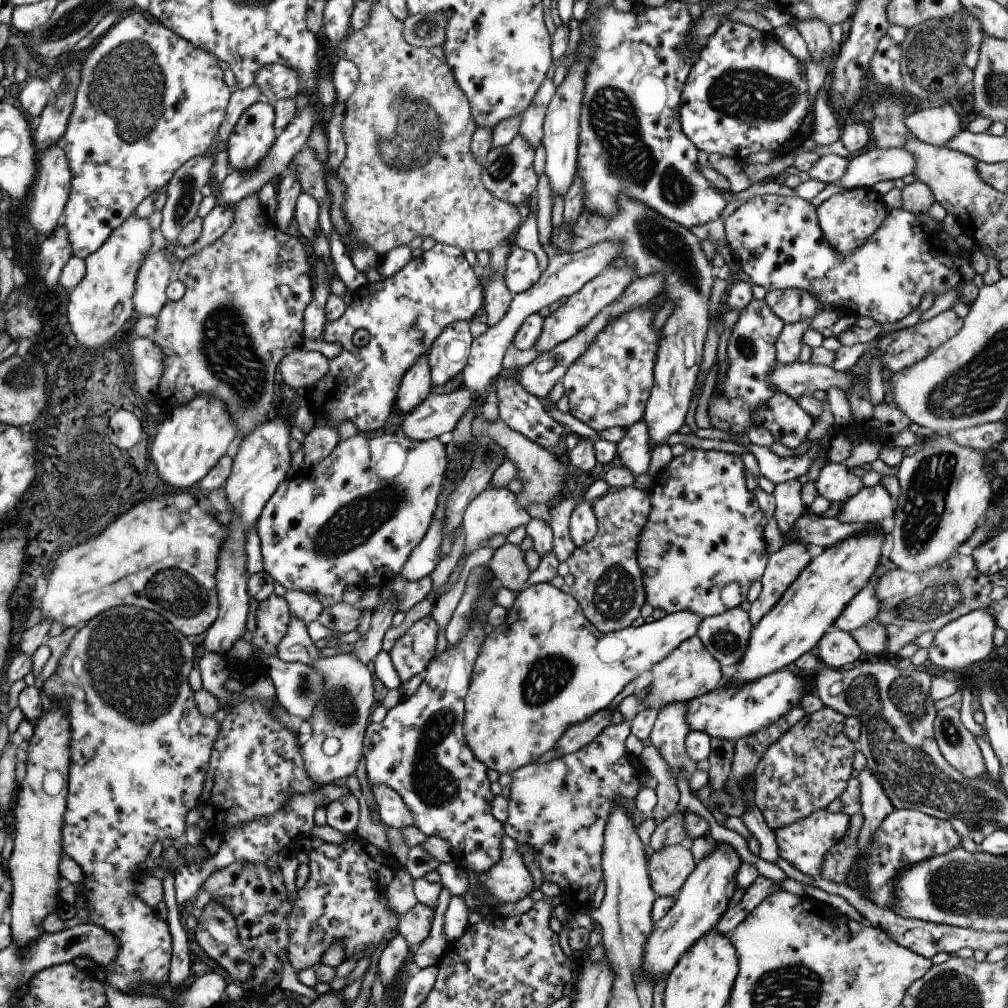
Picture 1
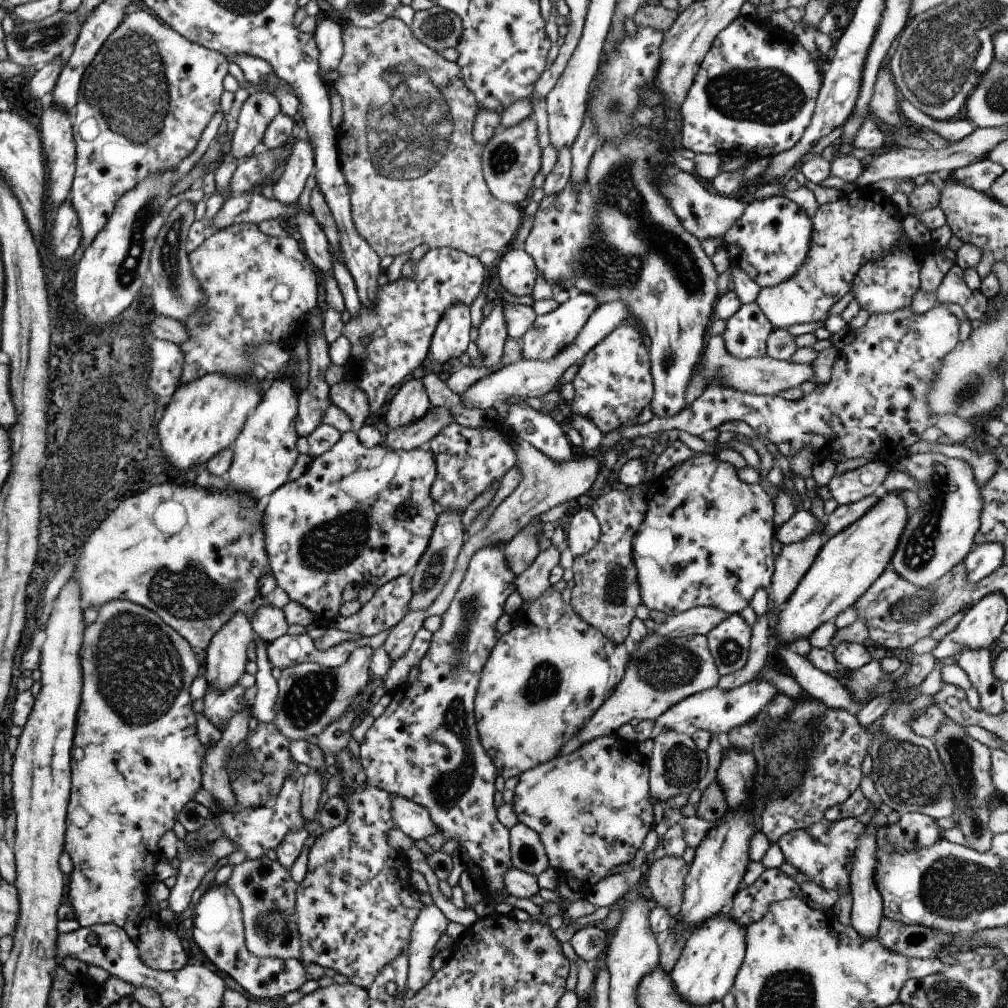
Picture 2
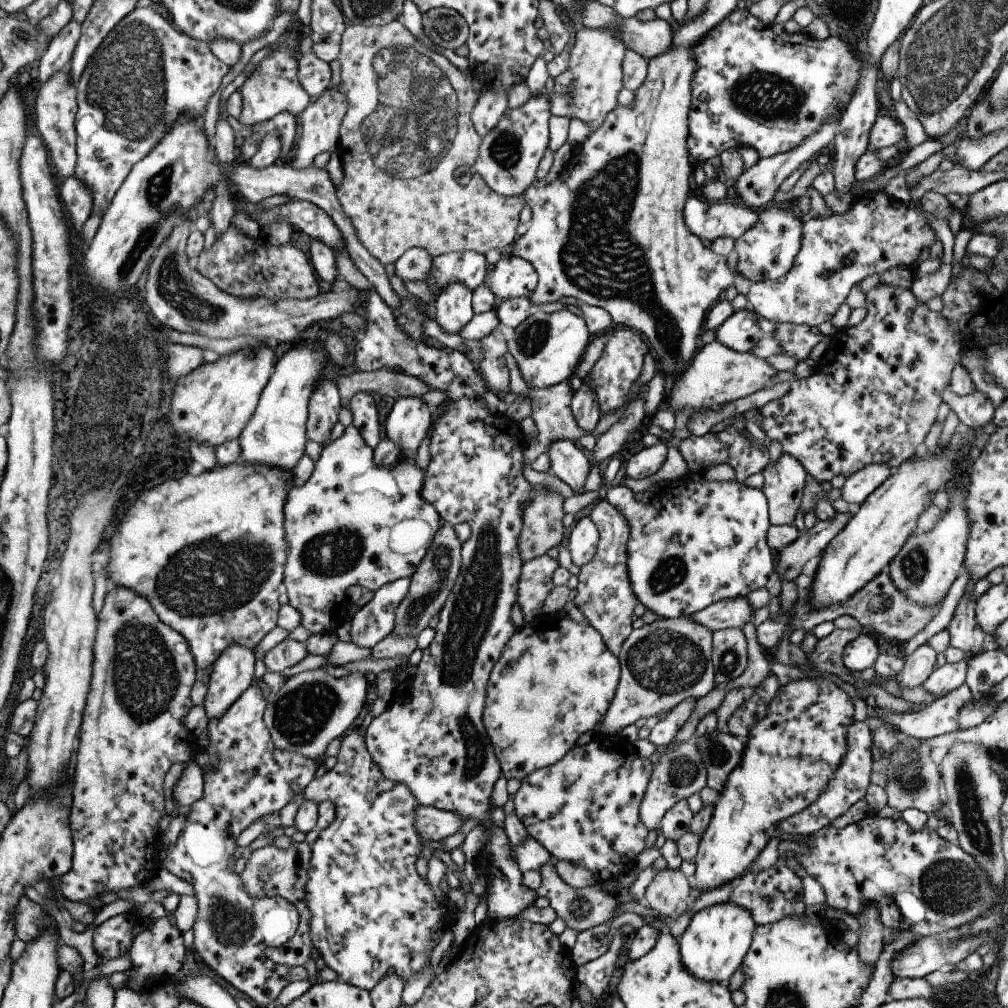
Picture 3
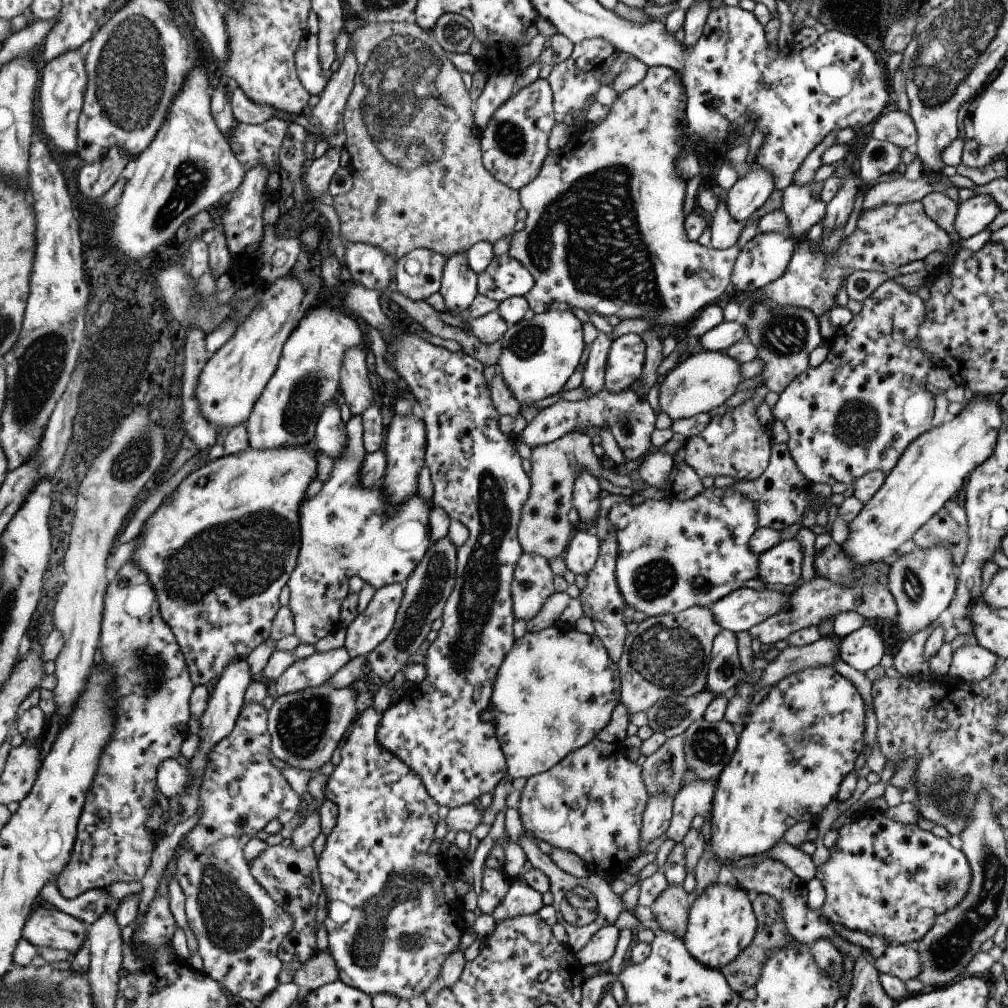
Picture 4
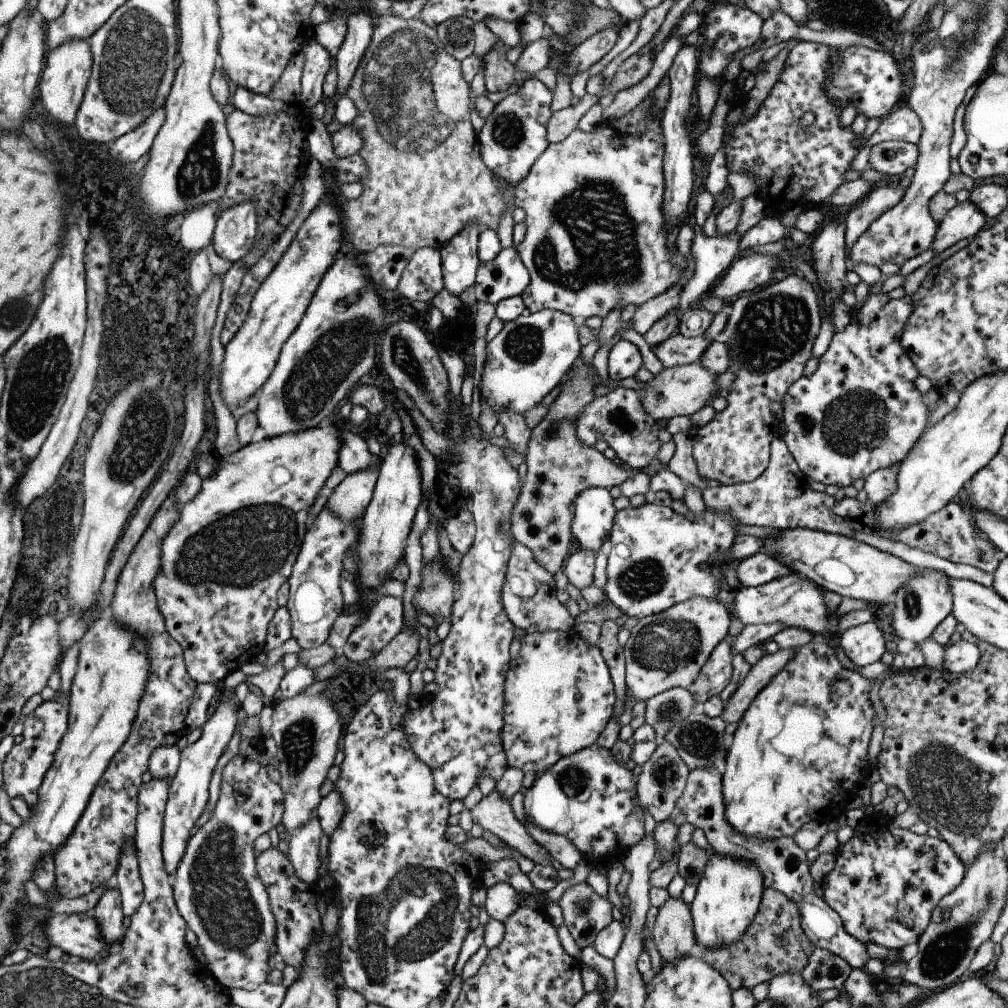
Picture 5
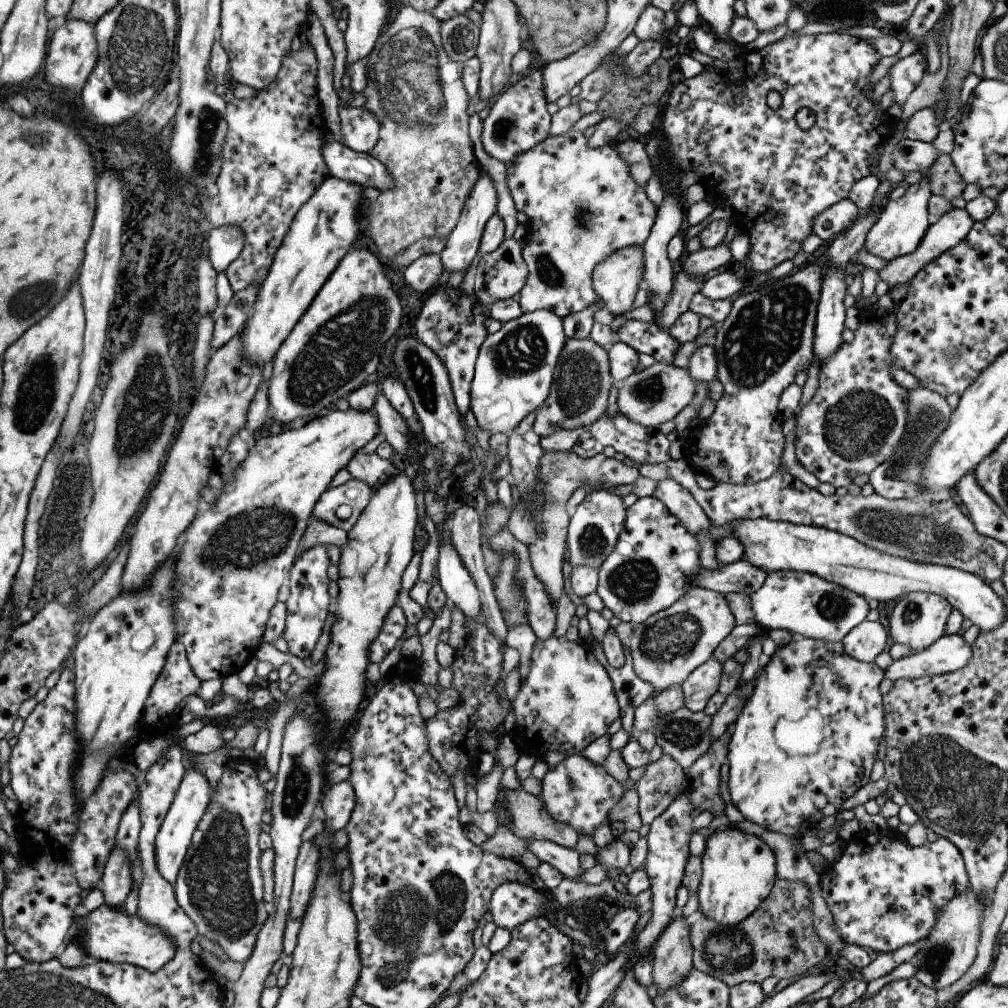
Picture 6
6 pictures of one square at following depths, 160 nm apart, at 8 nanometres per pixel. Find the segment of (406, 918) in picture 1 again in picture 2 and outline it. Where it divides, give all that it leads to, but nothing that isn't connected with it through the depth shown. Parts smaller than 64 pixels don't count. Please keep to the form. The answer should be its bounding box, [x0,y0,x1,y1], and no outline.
[406,905,448,996]

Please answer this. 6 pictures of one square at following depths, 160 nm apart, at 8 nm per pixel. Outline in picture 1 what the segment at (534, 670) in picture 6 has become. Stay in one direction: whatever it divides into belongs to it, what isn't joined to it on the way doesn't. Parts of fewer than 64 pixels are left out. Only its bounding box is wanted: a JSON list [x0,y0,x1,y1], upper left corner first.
[462,582,703,775]

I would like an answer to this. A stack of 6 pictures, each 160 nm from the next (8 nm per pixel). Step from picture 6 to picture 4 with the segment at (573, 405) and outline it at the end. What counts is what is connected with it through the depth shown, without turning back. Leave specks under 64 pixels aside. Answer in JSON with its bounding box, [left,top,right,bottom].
[516,431,634,561]

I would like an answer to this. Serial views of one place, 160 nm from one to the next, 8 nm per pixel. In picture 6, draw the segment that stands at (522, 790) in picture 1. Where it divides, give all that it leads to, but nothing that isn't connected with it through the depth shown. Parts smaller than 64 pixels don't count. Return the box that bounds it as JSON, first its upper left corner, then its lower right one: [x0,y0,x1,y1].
[539,754,622,834]

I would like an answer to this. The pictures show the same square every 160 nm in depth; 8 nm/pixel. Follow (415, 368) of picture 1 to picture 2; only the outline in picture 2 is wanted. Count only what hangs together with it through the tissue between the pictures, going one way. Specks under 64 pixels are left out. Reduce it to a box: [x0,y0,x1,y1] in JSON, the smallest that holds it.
[383,373,431,429]

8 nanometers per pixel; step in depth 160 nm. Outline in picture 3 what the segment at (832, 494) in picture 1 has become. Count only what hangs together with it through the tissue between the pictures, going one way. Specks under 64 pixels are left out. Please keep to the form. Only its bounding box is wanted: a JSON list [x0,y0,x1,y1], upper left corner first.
[841,464,893,507]

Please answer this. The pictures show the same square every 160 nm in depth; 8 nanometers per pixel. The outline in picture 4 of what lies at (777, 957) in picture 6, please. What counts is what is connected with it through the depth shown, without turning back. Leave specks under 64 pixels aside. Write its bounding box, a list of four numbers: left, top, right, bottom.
[718,893,792,995]

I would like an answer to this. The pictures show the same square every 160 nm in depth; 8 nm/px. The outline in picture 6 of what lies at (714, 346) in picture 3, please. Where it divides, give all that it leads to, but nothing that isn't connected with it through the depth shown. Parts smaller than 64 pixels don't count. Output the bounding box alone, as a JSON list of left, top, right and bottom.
[616,363,697,429]

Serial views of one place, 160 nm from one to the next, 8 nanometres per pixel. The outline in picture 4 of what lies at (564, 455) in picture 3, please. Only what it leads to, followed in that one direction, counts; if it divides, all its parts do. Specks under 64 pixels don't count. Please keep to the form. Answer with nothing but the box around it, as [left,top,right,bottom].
[572,470,599,522]

